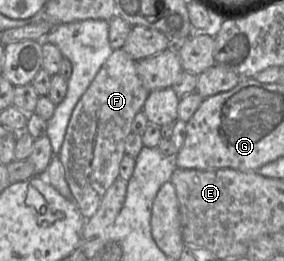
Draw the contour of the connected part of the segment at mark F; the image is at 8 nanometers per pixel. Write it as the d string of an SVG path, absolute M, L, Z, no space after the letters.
M119 48L113 50L74 107L58 157L73 200L85 219L97 211L107 189L119 177L125 140L149 92L137 74L136 61Z

